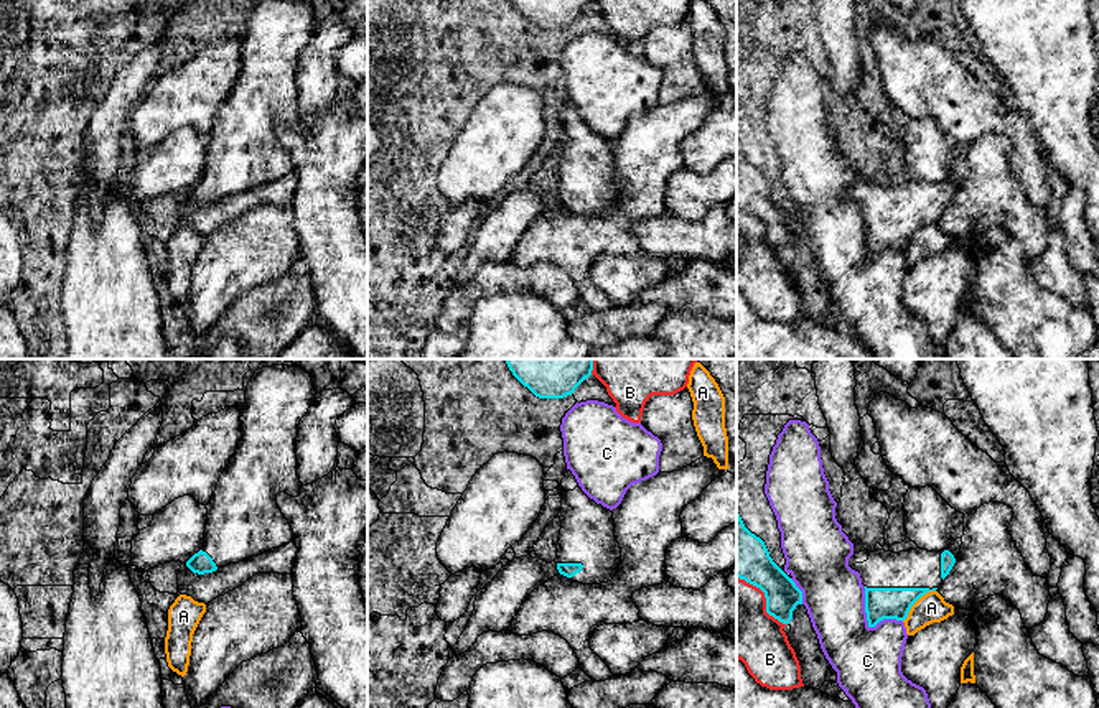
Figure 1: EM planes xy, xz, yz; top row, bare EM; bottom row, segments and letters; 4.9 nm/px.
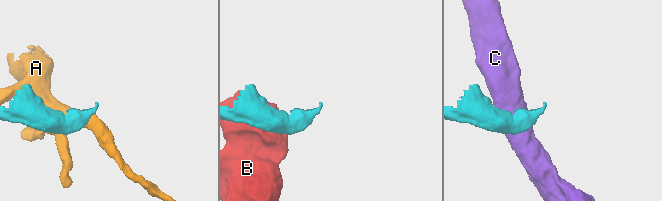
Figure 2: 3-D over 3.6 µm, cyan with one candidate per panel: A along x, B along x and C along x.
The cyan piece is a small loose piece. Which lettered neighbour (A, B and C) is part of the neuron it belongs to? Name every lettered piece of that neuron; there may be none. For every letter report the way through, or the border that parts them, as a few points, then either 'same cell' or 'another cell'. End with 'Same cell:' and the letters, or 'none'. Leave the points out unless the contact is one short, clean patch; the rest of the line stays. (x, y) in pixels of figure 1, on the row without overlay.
A: border along yz (935, 221), (923, 226), (903, 252); another cell
B: another cell
C: another cell
Same cell: none

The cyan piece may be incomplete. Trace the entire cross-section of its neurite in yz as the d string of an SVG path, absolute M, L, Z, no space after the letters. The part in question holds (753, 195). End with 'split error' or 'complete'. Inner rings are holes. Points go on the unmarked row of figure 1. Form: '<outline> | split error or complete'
M738 142L737 207L765 224L766 244L783 255L789 255L796 237L802 235L802 222L773 193L765 173L745 158Z | complete

